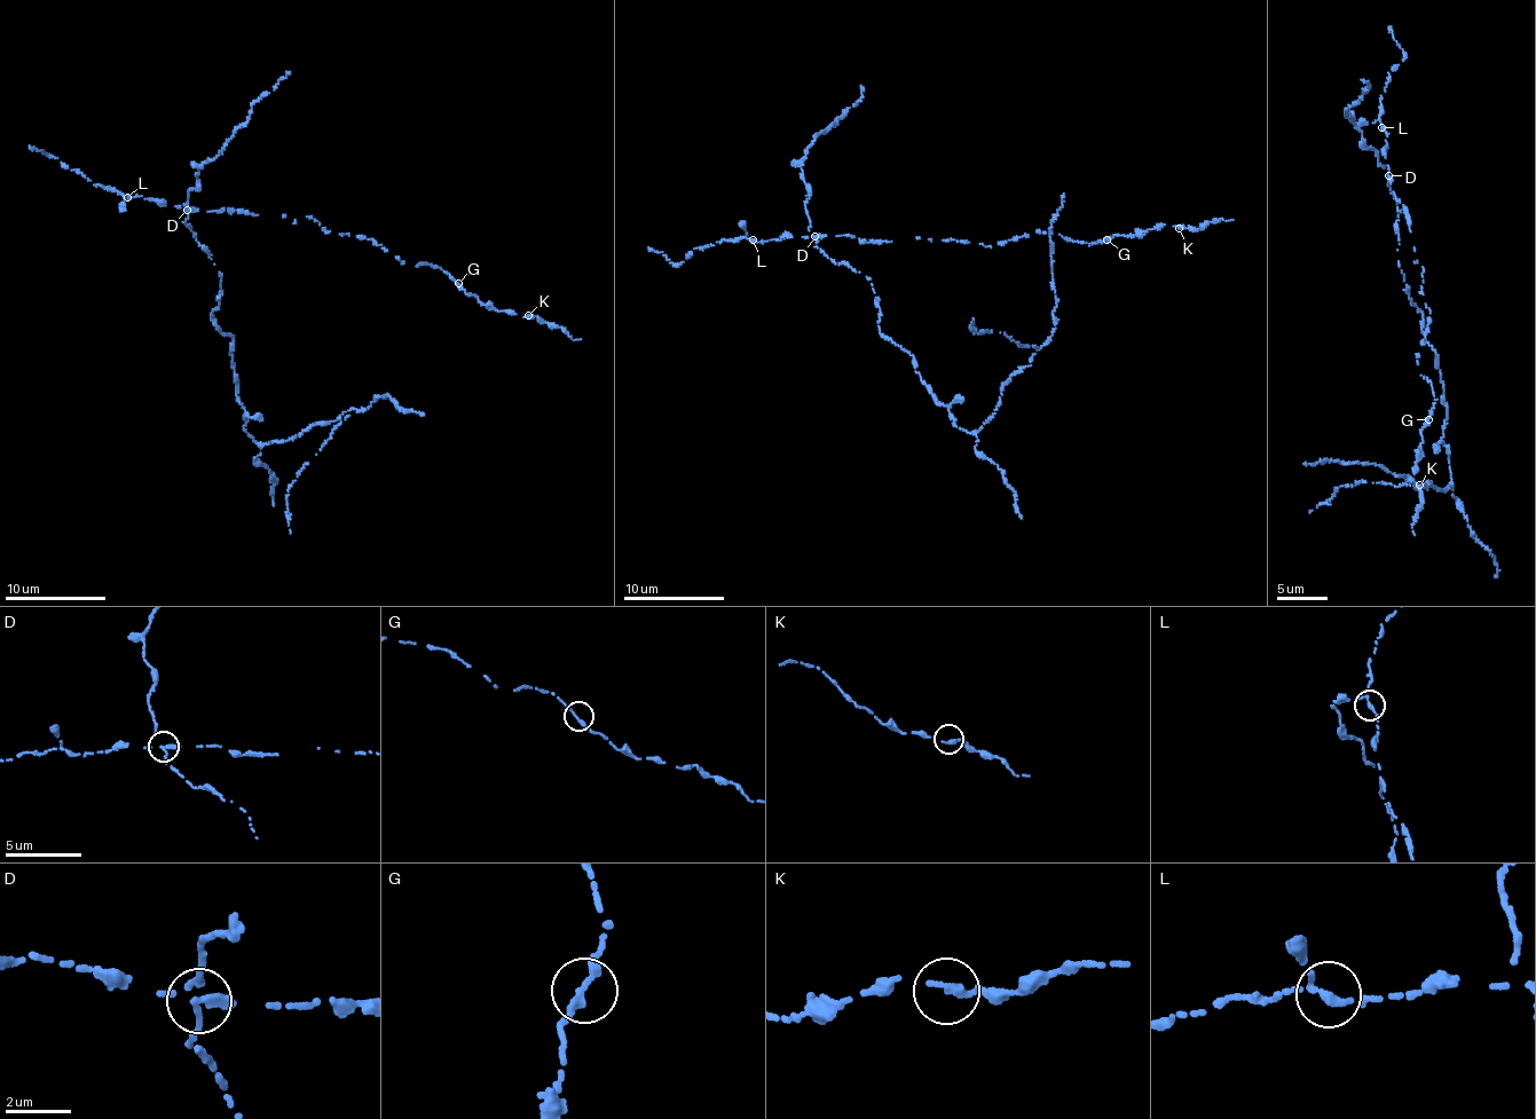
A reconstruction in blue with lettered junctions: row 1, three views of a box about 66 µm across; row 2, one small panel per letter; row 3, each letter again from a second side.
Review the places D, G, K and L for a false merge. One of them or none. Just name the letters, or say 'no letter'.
D

